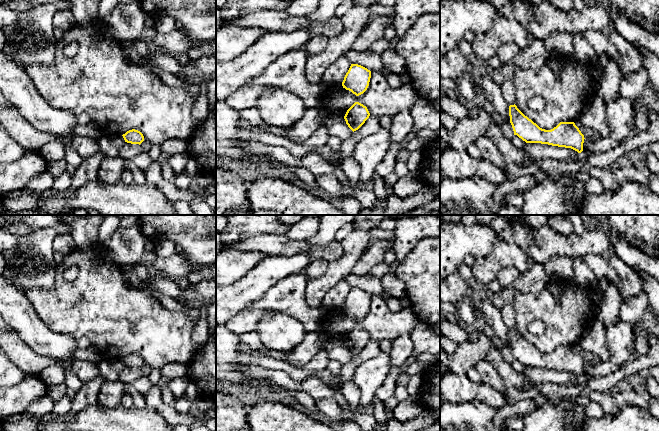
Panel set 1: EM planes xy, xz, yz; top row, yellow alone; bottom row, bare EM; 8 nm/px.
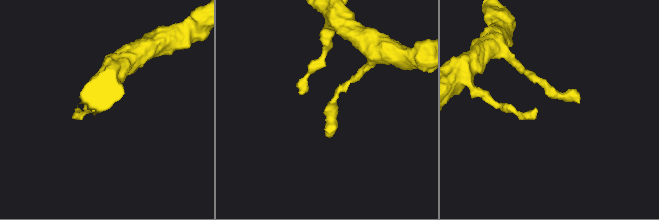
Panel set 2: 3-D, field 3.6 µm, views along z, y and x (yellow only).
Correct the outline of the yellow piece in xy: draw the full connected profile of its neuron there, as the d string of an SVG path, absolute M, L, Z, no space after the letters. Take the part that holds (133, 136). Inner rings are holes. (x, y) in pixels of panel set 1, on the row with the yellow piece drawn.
M135 129L127 131L125 134L122 135L125 142L131 144L141 144L144 141L143 134Z

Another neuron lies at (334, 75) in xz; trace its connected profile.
M343 55L334 61L322 76L322 84L326 87L342 85L344 77L348 72L351 62Z

